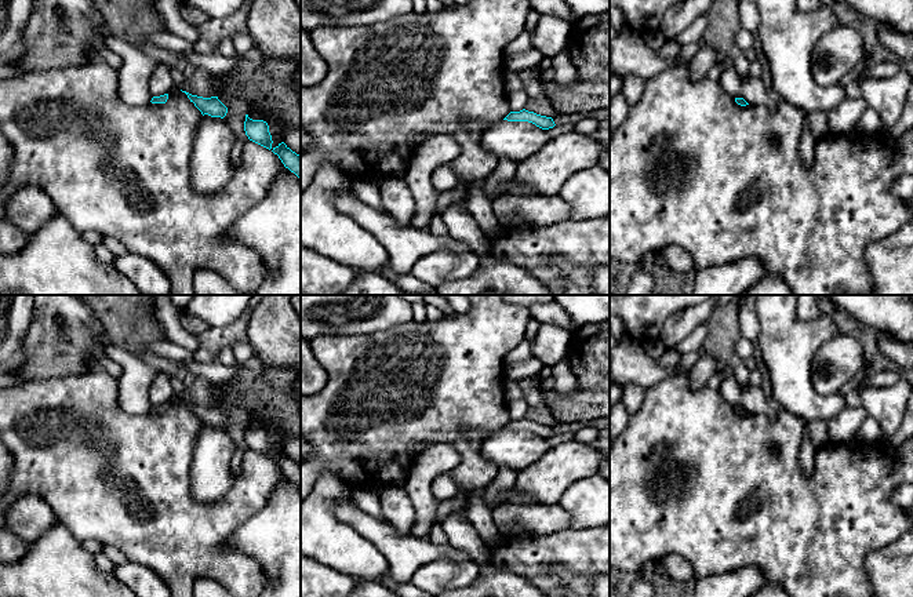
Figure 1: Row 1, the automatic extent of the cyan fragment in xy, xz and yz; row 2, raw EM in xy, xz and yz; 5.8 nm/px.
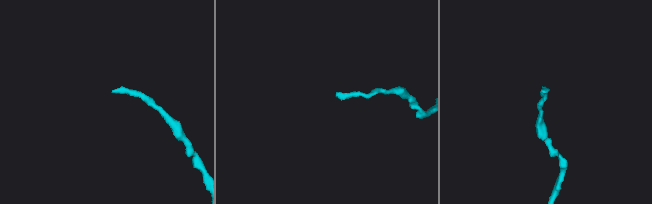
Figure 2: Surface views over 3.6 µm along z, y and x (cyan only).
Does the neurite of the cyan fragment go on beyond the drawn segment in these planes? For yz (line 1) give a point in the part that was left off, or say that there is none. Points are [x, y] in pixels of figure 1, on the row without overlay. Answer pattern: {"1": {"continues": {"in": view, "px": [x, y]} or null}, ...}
{"1": {"continues": null}}

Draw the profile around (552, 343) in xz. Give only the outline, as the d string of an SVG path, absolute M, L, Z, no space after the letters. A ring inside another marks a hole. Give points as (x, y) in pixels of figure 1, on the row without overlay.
M541 324L531 342L532 356L543 365L553 367L567 357L571 347L572 332L553 324Z

